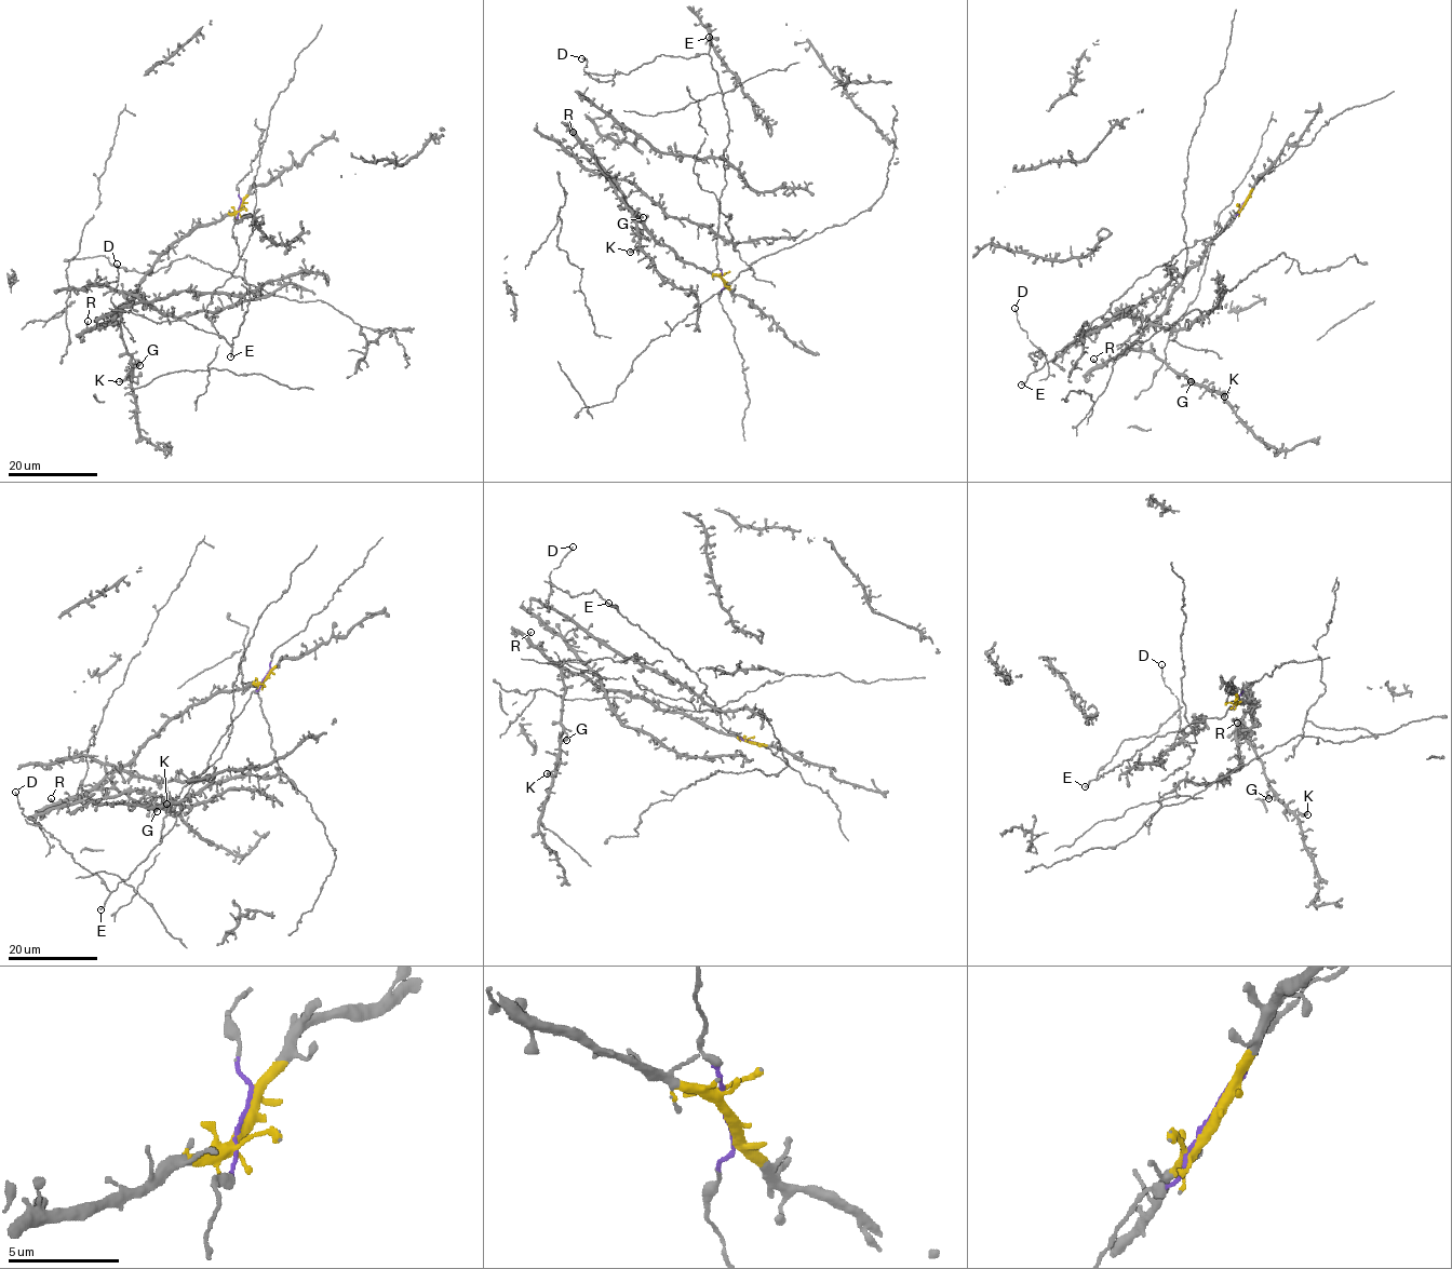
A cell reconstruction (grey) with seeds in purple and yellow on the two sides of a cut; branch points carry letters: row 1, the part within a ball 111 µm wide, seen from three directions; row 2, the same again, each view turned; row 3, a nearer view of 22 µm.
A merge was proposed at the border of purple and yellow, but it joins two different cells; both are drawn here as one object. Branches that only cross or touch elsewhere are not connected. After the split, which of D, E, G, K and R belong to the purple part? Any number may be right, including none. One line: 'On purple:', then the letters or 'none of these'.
On purple: D, E

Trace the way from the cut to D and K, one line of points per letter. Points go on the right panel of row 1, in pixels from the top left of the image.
D: (1245, 202), (1214, 237), (1155, 267), (1036, 370), (1027, 355), (1043, 356), (1020, 326), (1014, 308)
K: (1245, 201), (1186, 273), (1166, 309), (1139, 337), (1140, 349), (1225, 396)

